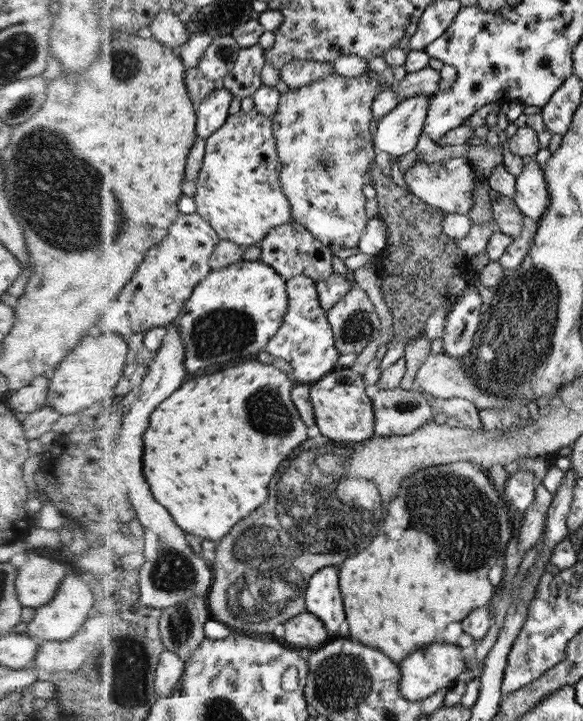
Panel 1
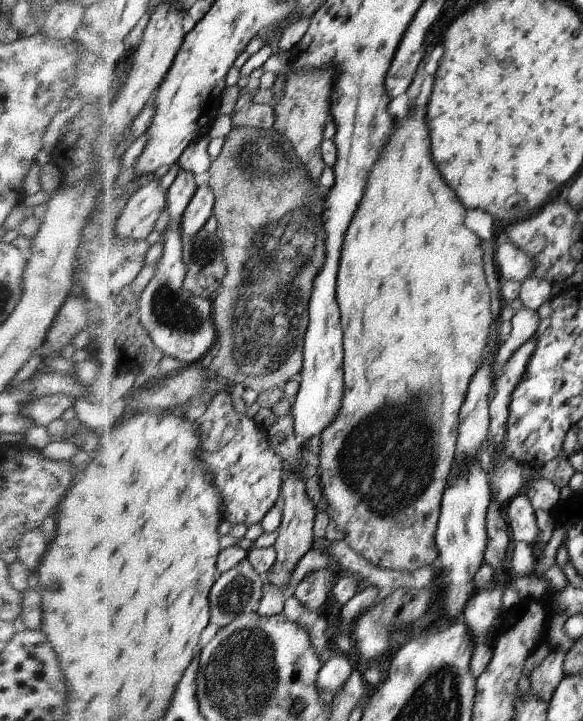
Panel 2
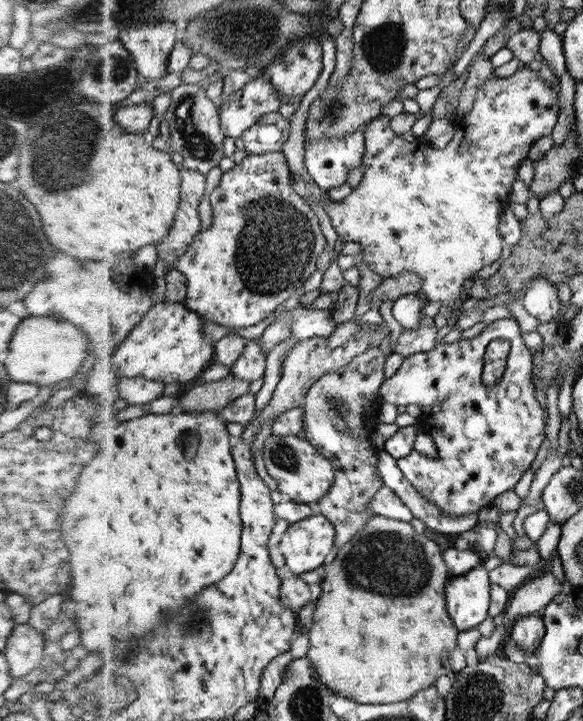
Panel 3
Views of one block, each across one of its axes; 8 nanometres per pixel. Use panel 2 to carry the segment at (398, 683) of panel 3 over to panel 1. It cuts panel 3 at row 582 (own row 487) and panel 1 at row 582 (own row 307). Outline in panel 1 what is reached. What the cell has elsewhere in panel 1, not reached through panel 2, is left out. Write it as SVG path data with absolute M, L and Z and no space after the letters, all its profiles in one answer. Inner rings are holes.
M470 461L434 465L406 477L400 485L398 500L392 500L388 510L390 514L372 544L344 562L342 590L352 638L382 650L399 663L420 646L434 643L434 634L444 630L450 622L461 622L474 608L488 605L494 596L488 570L504 556L506 544L513 537L506 504L484 470L476 470L476 465L472 466Z

